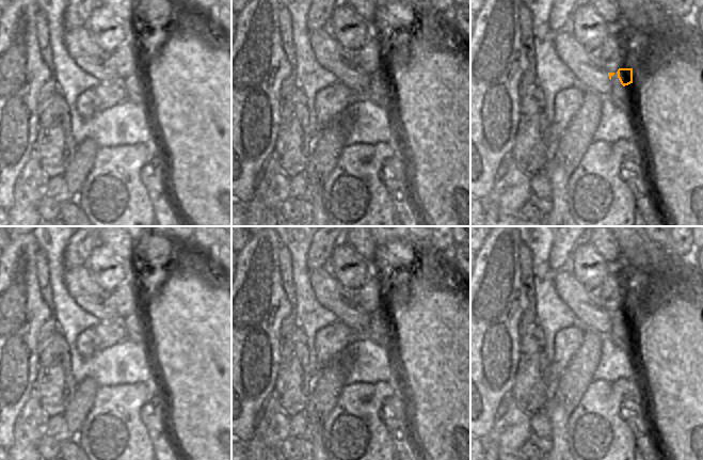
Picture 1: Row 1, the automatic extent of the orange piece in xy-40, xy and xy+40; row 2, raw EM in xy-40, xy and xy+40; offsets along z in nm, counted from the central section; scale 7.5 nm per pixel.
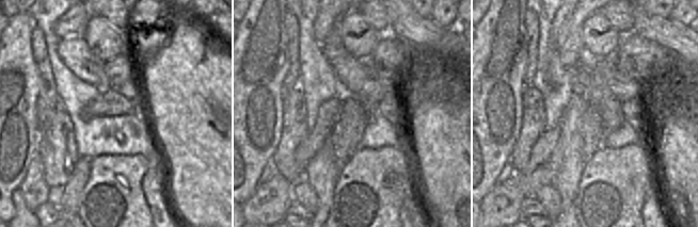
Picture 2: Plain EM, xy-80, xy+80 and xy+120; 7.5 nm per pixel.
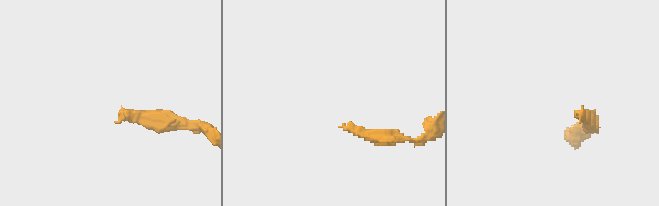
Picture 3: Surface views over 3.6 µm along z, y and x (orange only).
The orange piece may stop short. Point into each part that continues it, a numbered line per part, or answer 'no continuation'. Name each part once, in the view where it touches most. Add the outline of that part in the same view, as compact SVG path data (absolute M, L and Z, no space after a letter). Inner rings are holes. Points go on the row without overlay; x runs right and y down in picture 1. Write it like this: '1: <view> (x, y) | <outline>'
1: xy+40 (580, 300) | M569 268L554 271L554 285L560 299L571 308L584 329L609 335L608 312L594 302L594 294L578 282Z

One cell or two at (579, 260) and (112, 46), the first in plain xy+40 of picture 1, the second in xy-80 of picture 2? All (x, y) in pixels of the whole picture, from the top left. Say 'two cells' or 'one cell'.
one cell

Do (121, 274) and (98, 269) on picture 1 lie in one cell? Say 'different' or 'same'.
same

